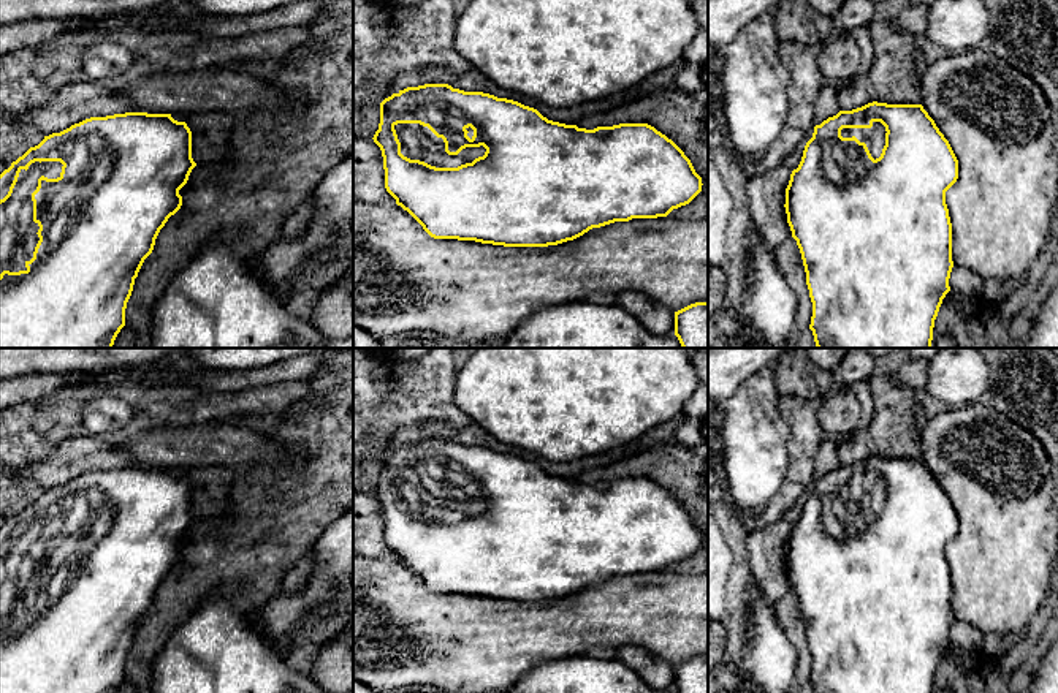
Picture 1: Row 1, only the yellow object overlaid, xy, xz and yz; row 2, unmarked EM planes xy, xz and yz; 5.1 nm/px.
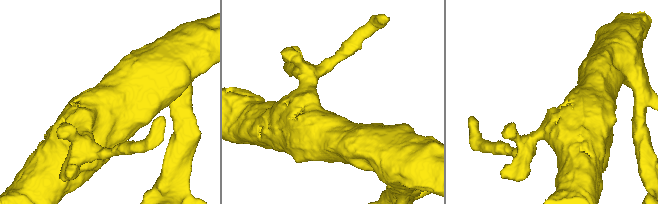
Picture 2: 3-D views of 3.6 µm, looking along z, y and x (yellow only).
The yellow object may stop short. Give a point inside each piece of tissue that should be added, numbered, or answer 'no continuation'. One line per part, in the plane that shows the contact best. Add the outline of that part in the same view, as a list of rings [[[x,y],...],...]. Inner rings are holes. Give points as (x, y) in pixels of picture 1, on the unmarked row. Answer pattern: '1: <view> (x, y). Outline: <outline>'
1: xy (18, 592). Outline: [[[35,516],[29,524],[21,524],[11,551],[0,559],[5,578],[0,585],[0,628],[3,625],[27,625],[25,617],[33,612],[40,595],[38,578],[33,576],[32,547],[41,530],[57,533],[62,527],[60,516]]]

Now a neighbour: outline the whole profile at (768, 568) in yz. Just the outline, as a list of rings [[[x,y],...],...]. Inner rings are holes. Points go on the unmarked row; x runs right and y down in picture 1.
[[[765,525],[746,536],[746,551],[749,555],[749,566],[752,578],[770,604],[778,601],[792,590],[786,568],[786,543],[790,532],[784,538],[784,547],[778,549],[776,543],[782,533],[781,527]]]

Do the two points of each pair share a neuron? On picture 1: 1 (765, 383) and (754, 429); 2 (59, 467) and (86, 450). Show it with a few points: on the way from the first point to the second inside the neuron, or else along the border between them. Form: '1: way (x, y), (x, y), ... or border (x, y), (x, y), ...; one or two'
1: way (759, 394), (754, 402), (754, 418); one
2: way (65, 462), (79, 454); one

